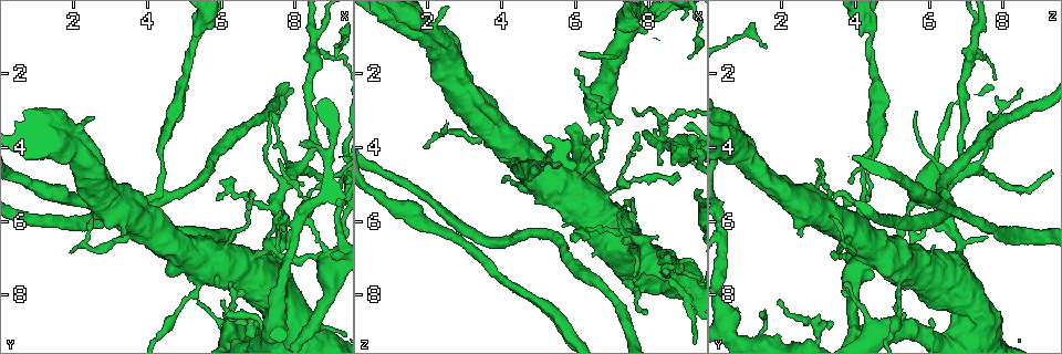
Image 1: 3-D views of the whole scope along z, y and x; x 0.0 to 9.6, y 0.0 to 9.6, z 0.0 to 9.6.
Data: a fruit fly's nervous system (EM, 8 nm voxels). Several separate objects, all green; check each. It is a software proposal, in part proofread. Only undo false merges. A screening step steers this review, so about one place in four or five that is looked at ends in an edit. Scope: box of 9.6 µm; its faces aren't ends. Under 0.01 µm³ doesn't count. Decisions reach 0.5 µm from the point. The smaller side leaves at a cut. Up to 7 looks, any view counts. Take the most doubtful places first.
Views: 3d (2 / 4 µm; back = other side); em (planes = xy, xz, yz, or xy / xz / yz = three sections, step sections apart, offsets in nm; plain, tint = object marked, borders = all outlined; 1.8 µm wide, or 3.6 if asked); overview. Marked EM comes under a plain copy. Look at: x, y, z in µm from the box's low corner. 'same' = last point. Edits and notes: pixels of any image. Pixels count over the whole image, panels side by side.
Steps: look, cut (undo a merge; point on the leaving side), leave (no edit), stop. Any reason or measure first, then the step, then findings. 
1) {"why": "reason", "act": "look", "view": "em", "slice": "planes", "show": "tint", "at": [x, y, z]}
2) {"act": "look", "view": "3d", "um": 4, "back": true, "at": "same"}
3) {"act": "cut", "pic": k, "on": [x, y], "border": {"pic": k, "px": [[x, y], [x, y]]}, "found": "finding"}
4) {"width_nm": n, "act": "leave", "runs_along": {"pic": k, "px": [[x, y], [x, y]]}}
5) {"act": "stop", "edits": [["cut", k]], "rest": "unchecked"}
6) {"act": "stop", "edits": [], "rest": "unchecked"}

{"why": "four arms meet", "act": "look", "view": "em", "slice": "xz", "step": 8, "show": "tint", "at": [3.25, 5.75, 6.65]}

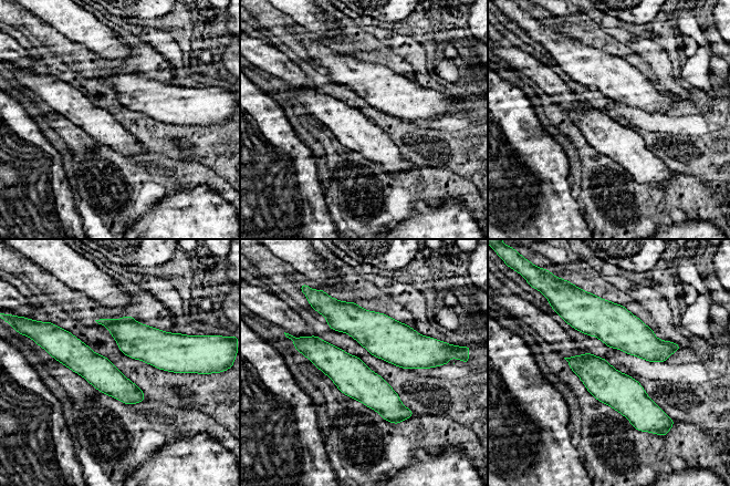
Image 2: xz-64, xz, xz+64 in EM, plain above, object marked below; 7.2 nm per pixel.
{"why": "another direction", "act": "look", "view": "em", "slice": "planes", "show": "tint", "at": "same"}

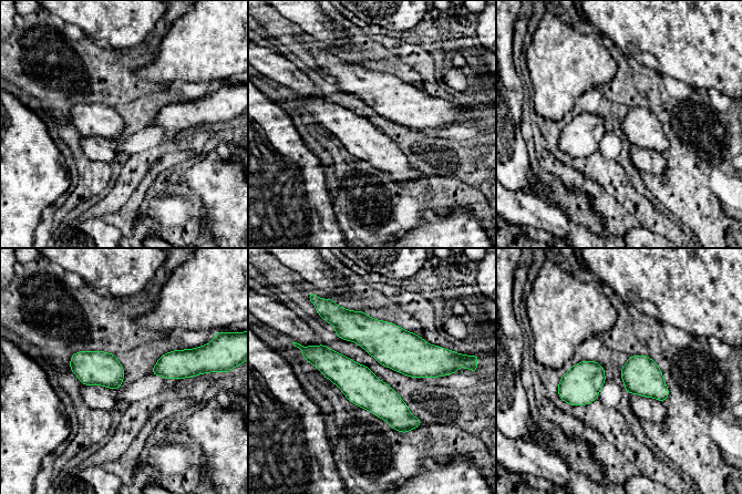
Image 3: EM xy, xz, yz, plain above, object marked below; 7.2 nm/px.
{"act": "leave", "runs_along": {"pic": 3, "px": [[308, 356], [416, 421]]}, "found": "all the same cell"}

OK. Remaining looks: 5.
{"act": "look", "view": "3d", "um": 4, "at": [4.40, 4.45, 4.45]}

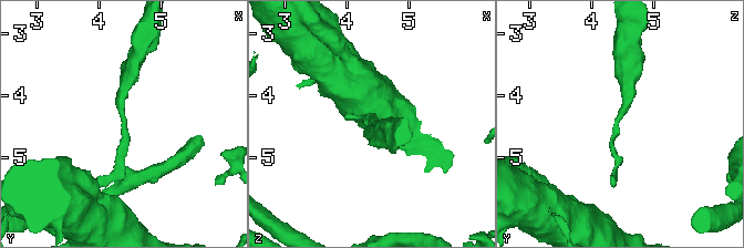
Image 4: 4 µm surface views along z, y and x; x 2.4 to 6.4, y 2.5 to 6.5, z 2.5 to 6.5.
{"why": "need the tissue", "act": "look", "view": "em", "slice": "yz", "step": 4, "show": "tint", "at": [4.40, 4.40, 4.40]}

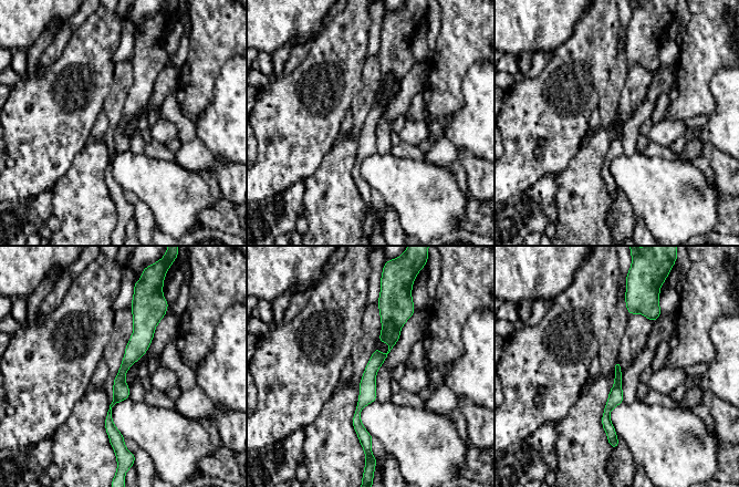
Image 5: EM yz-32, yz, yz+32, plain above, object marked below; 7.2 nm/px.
{"act": "look", "view": "em", "slice": "planes", "show": "tint", "at": "same"}

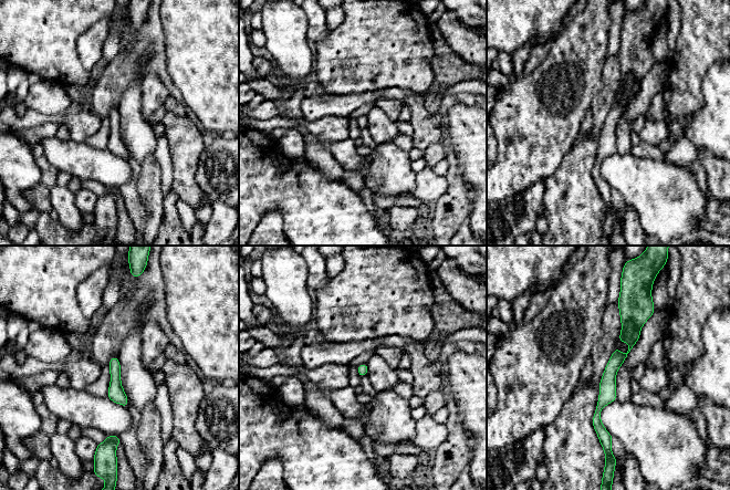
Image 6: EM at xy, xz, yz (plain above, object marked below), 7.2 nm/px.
{"act": "leave", "runs_along": {"pic": 6, "px": [[623, 304], [631, 346], [597, 410], [605, 436]]}, "found": "continuous, no second cell"}

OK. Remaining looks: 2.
{"why": "sudden change in width", "act": "look", "view": "3d", "um": 4, "at": [6.85, 9.20, 3.05]}

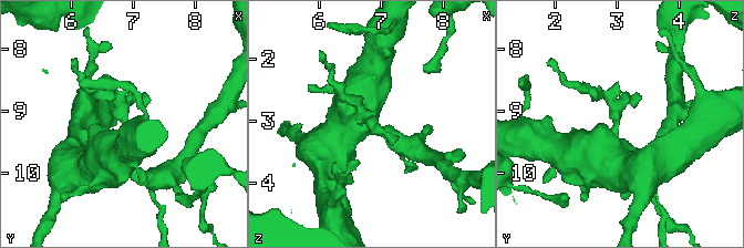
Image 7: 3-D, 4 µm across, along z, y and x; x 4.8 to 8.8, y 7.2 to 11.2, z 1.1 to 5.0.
{"why": "need the tissue", "act": "look", "view": "em", "slice": "planes", "show": "tint", "at": [6.90, 9.10, 3.05]}

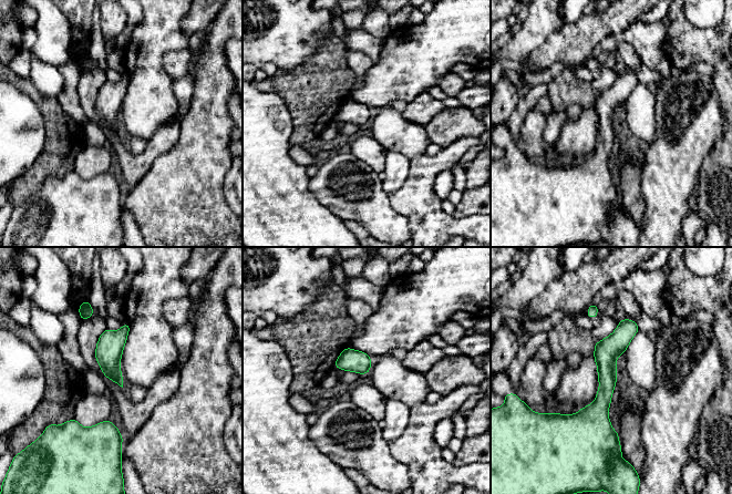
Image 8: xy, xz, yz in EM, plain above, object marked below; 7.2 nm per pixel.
{"act": "leave", "found": "all the same cell"}

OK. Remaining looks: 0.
{"act": "stop", "edits": [], "rest": "unchecked"}

